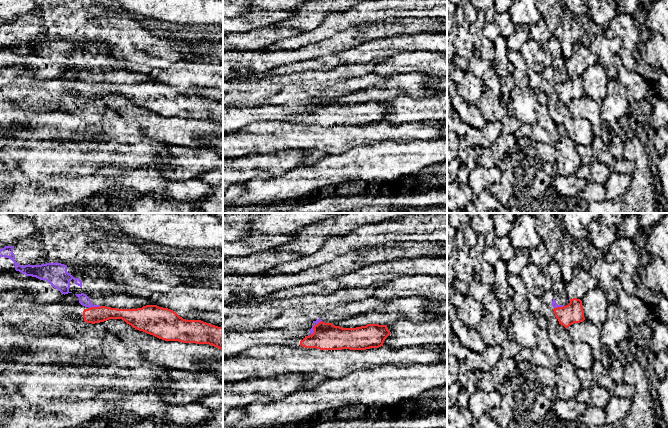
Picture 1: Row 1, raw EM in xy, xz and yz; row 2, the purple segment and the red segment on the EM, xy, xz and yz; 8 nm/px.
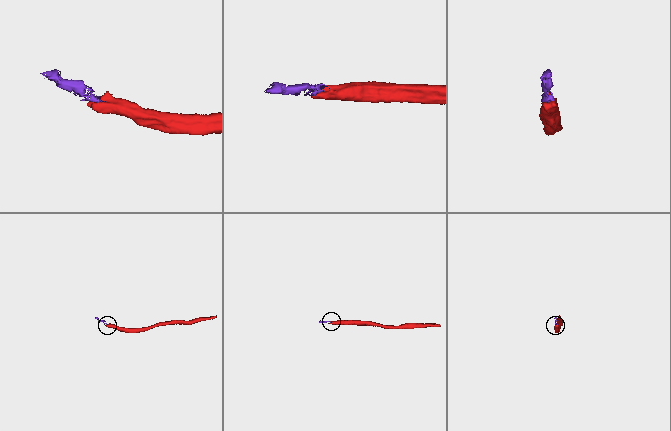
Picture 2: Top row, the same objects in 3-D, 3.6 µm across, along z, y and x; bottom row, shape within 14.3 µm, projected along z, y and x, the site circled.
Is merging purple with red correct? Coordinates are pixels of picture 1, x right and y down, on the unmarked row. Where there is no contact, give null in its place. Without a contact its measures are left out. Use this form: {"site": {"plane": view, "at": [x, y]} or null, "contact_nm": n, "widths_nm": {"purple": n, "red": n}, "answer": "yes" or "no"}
{"site": {"plane": "xy", "at": [94, 82]}, "contact_nm": 100, "widths_nm": {"purple": 90, "red": 130}, "answer": "no"}

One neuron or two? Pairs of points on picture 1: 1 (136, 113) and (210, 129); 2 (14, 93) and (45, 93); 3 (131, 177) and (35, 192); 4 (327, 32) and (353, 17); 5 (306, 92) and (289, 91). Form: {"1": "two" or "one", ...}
{"1": "one", "2": "one", "3": "one", "4": "one", "5": "one"}

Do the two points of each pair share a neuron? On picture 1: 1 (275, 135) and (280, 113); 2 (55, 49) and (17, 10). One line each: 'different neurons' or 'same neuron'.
1: different neurons
2: different neurons

